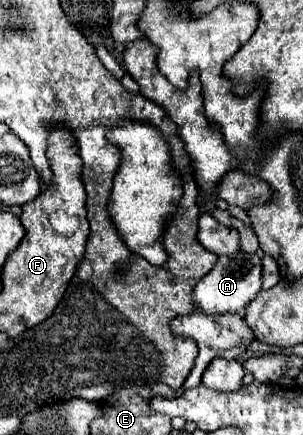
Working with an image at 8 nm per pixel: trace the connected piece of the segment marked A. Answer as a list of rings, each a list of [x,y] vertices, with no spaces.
[[[236,252],[230,256],[220,256],[218,264],[212,272],[208,272],[192,290],[194,302],[198,308],[206,314],[224,314],[224,312],[236,312],[244,314],[244,308],[250,300],[256,298],[256,294],[262,288],[262,260],[258,254],[246,254]]]

